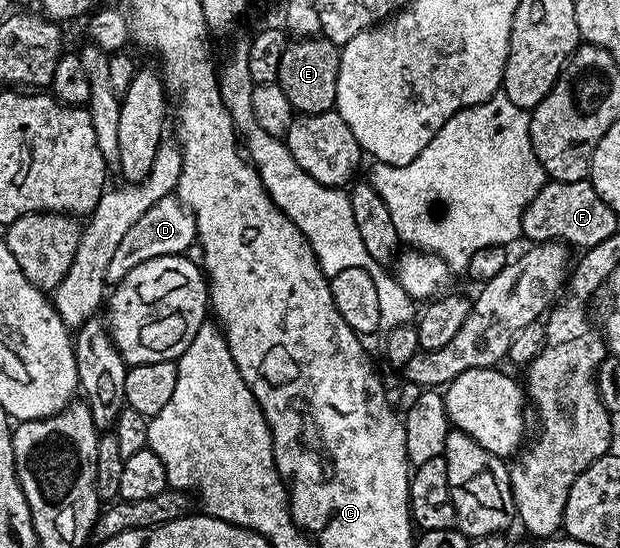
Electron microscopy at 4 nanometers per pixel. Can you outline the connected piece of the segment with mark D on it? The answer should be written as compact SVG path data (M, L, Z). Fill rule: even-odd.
M174 194L161 197L157 205L145 209L135 225L130 226L125 237L121 237L121 243L117 245L117 251L107 266L107 277L112 284L119 284L137 265L149 261L153 257L165 257L166 255L182 255L188 249L187 246L196 242L195 218L191 212L179 202Z

